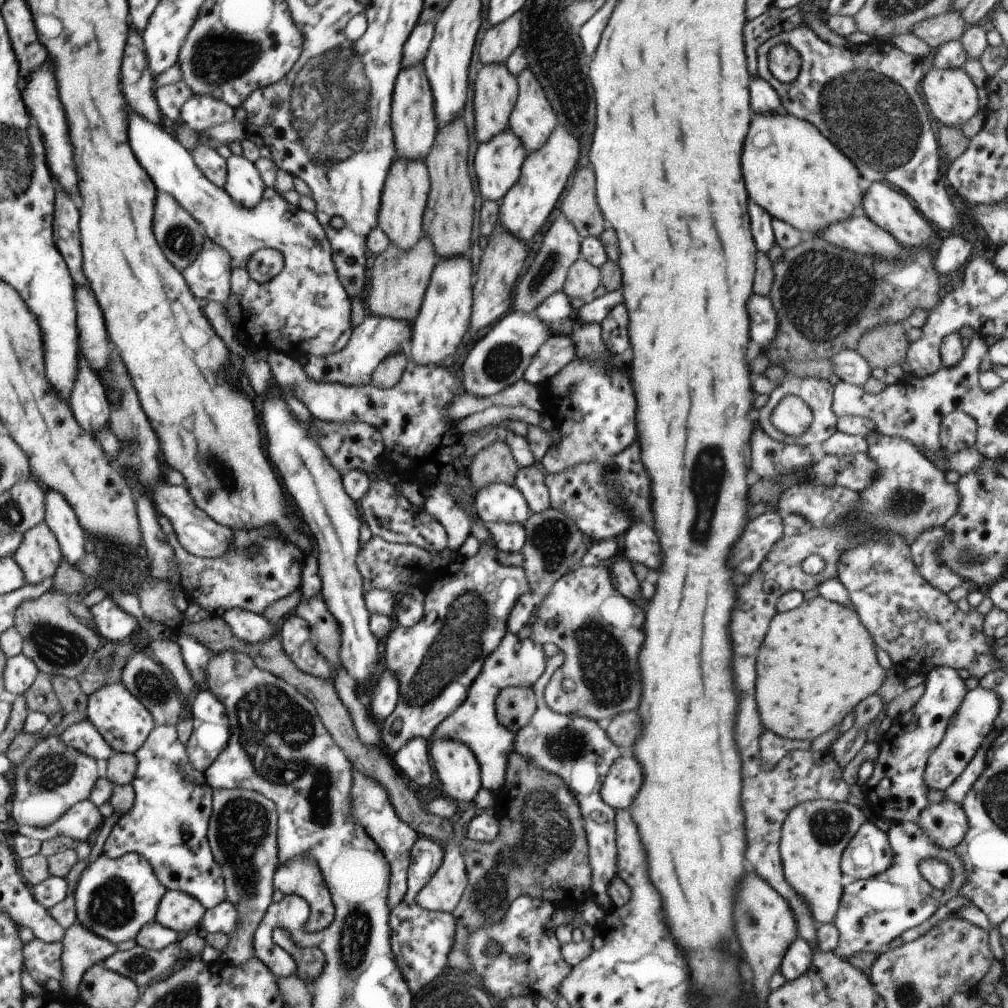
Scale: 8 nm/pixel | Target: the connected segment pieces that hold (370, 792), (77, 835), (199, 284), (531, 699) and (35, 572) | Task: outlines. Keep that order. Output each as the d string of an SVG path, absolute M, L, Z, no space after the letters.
M353 772L351 796L353 796L353 806L355 806L355 820L359 820L359 824L367 830L367 836L371 836L371 840L379 846L379 850L389 866L391 878L389 878L387 904L389 904L389 908L395 908L407 892L407 872L409 872L409 864L411 864L411 846L415 844L419 834L415 832L415 828L411 828L409 824L405 824L403 820L399 820L395 816L395 812L389 804L389 798L387 798L385 790L379 786L379 782L373 782L371 778L365 778L359 772Z
M85 800L85 802L71 806L71 810L67 810L67 814L63 814L55 824L51 824L51 828L19 826L17 834L37 840L39 844L43 844L51 838L57 838L57 836L67 836L67 838L73 838L75 842L79 842L79 840L87 840L89 834L93 830L97 830L97 826L101 822L103 822L103 816L99 814L99 808L95 808L95 804L91 804L91 800Z
M209 240L203 242L201 256L181 272L191 294L201 300L223 304L229 298L229 260L225 252L213 246Z
M503 688L495 696L495 720L499 728L515 734L535 712L535 694L531 688Z
M45 524L25 532L19 548L13 554L15 566L19 566L23 572L23 586L35 586L43 584L43 580L53 580L61 560L59 546L51 534L51 528Z

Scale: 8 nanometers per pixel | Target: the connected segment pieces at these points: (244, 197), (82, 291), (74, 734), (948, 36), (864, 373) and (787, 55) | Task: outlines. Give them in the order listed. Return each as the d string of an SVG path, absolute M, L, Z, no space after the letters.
M229 156L227 158L227 178L223 192L229 196L229 200L235 204L235 208L251 210L263 200L265 184L249 160L243 156Z
M75 288L75 292L79 292L77 332L83 338L81 350L83 354L87 354L91 368L99 376L99 370L103 370L103 366L107 364L107 356L109 356L109 342L105 338L103 318L87 288Z
M89 720L71 724L71 728L67 728L67 732L63 732L63 742L67 746L77 748L79 752L85 752L87 756L91 756L95 760L109 760L115 754L113 746L109 746L101 738L99 730Z
M955 12L955 14L939 14L939 16L923 18L913 24L911 34L925 40L931 48L939 48L949 40L959 42L965 28L967 26L961 22L959 12Z
M839 350L833 356L829 356L827 362L831 364L831 374L837 376L839 382L843 382L843 384L863 388L867 384L867 380L871 378L869 366L853 350Z
M775 44L769 48L767 54L769 60L769 72L775 80L789 84L799 76L801 70L801 56L791 44Z

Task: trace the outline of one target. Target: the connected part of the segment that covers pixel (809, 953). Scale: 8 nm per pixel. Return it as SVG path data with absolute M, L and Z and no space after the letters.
M797 938L795 942L791 942L791 946L787 948L783 960L781 960L781 976L785 982L793 982L795 978L803 976L809 972L811 968L811 960L813 960L813 946L807 944L805 940Z

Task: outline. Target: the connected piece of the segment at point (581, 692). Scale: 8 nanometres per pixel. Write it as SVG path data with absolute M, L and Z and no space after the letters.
M603 564L577 568L571 570L569 574L563 574L539 600L527 634L527 640L531 640L533 644L537 646L553 644L565 656L563 666L549 678L543 690L545 706L555 714L579 714L599 724L605 724L615 712L635 710L639 698L639 676L635 666L635 654L643 640L641 634L643 610L635 606L633 600L623 598L611 588L609 574L611 574L609 568L605 568Z

